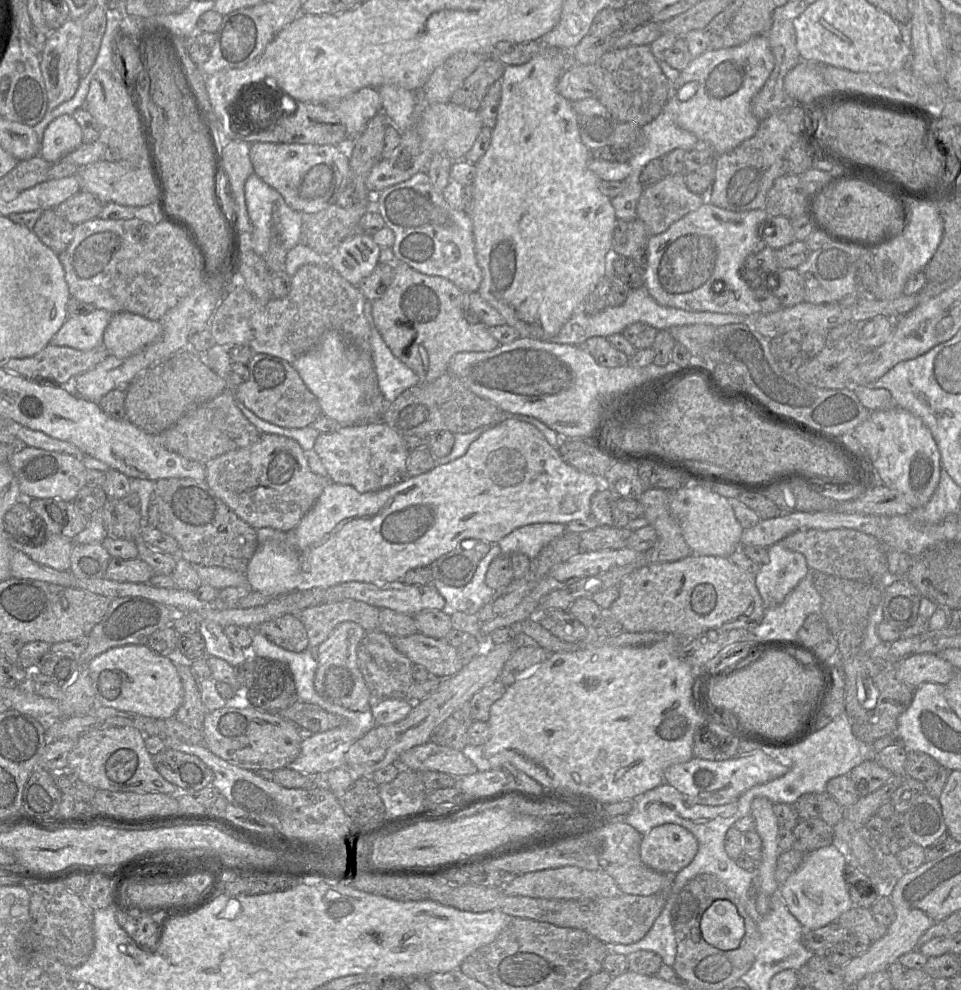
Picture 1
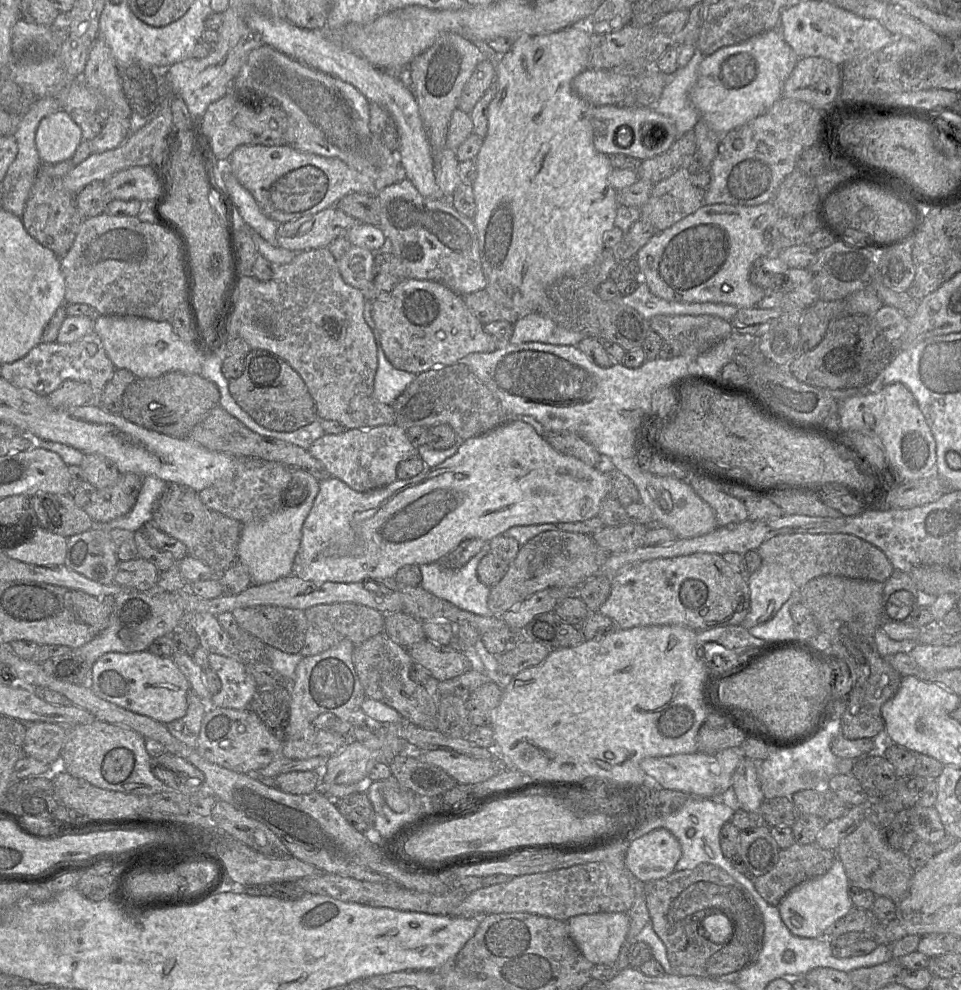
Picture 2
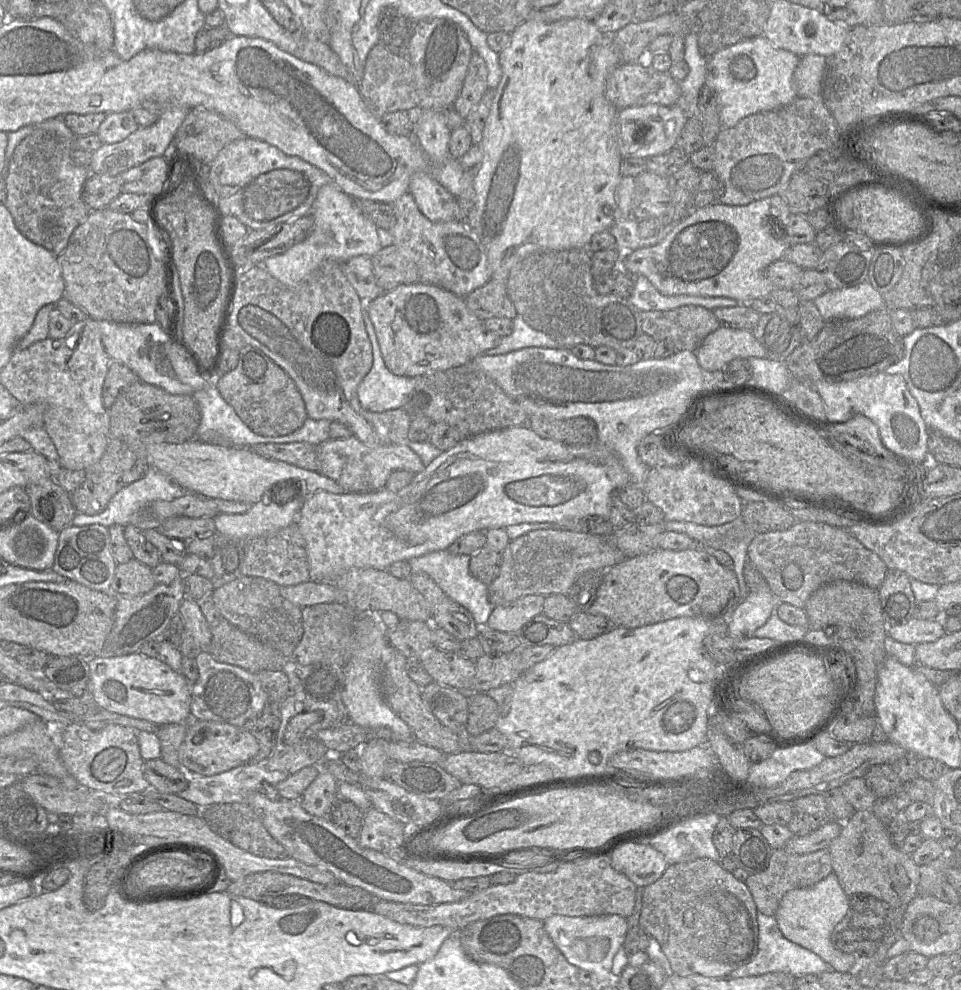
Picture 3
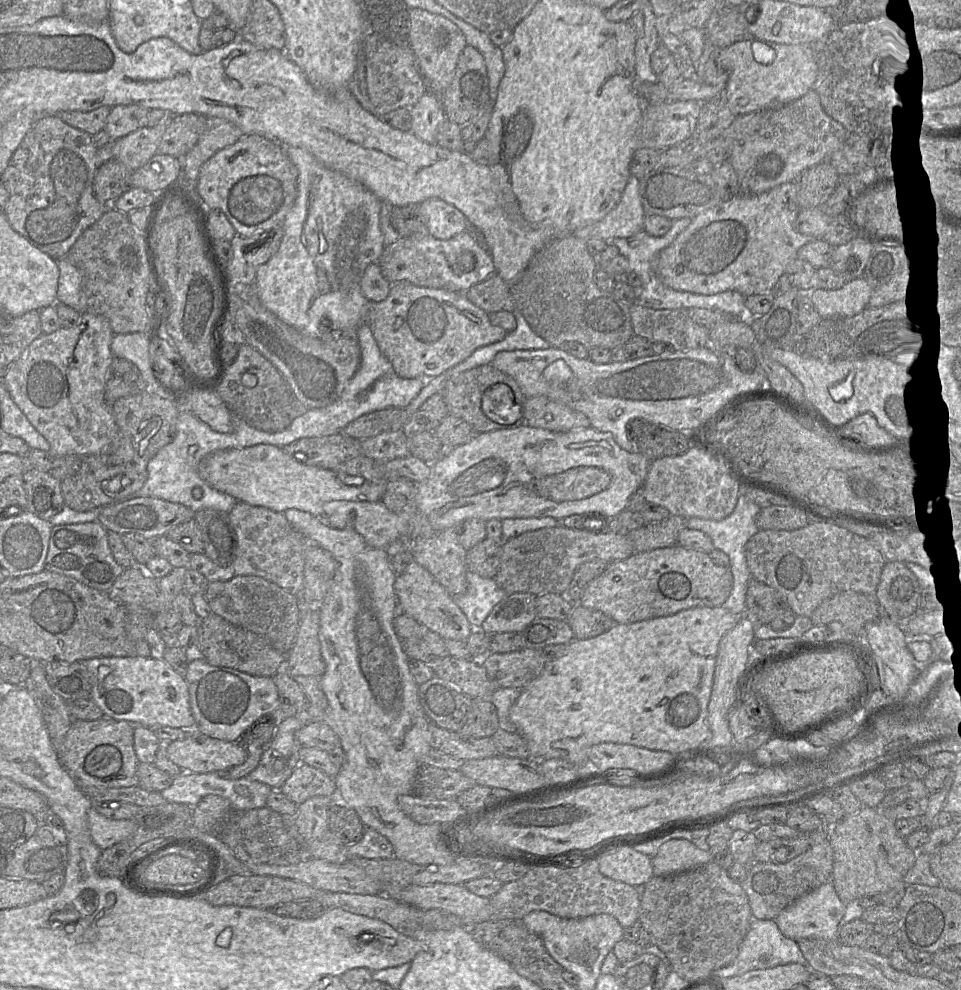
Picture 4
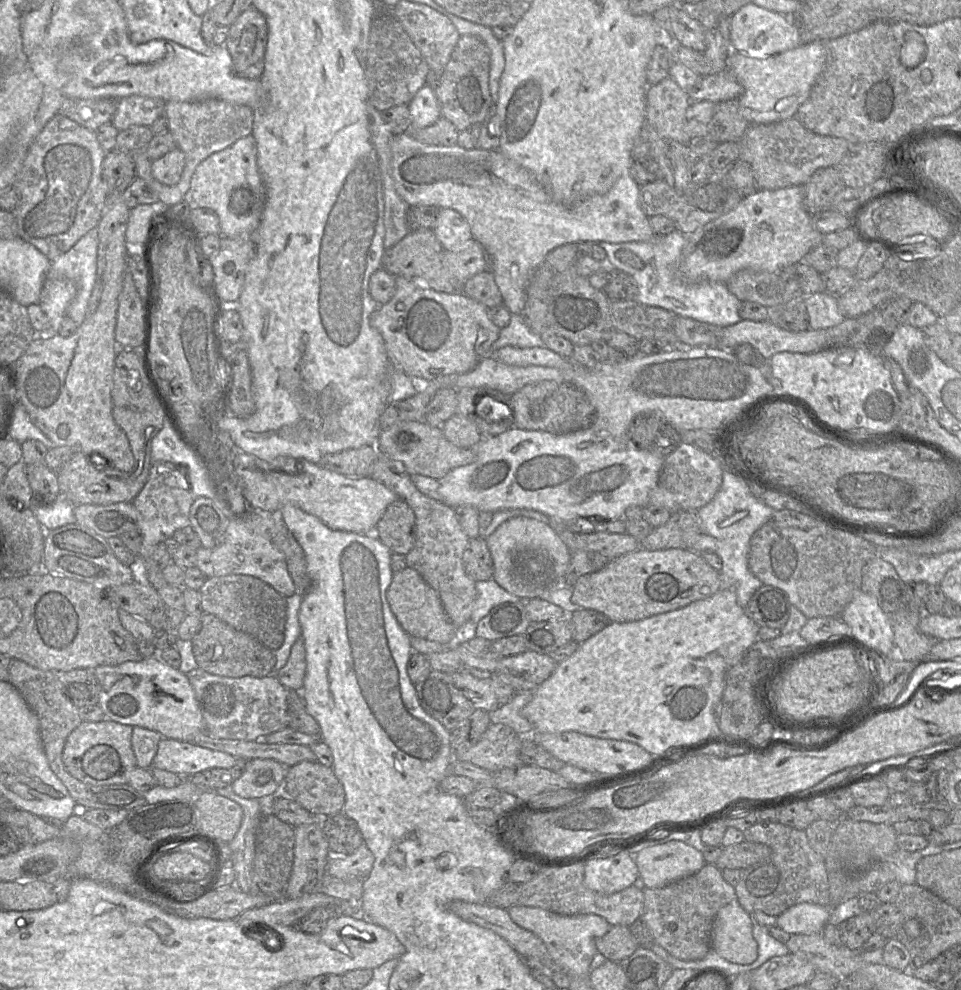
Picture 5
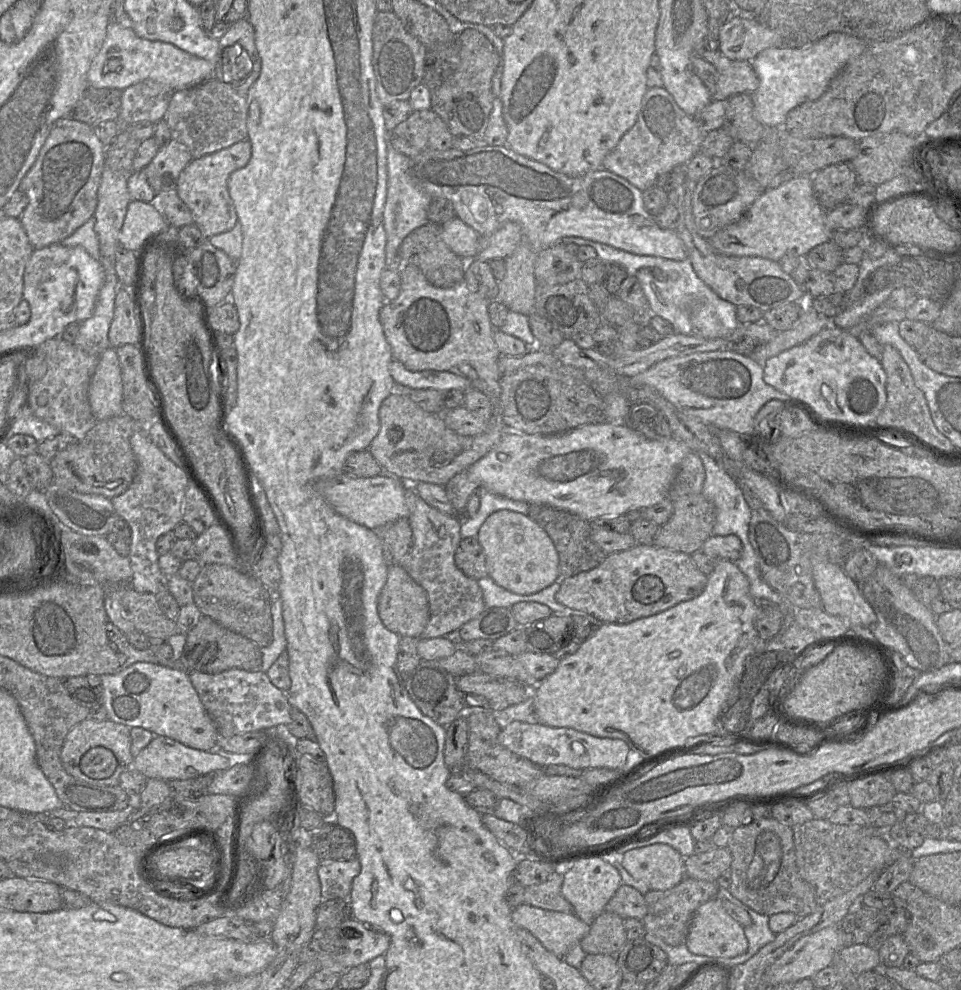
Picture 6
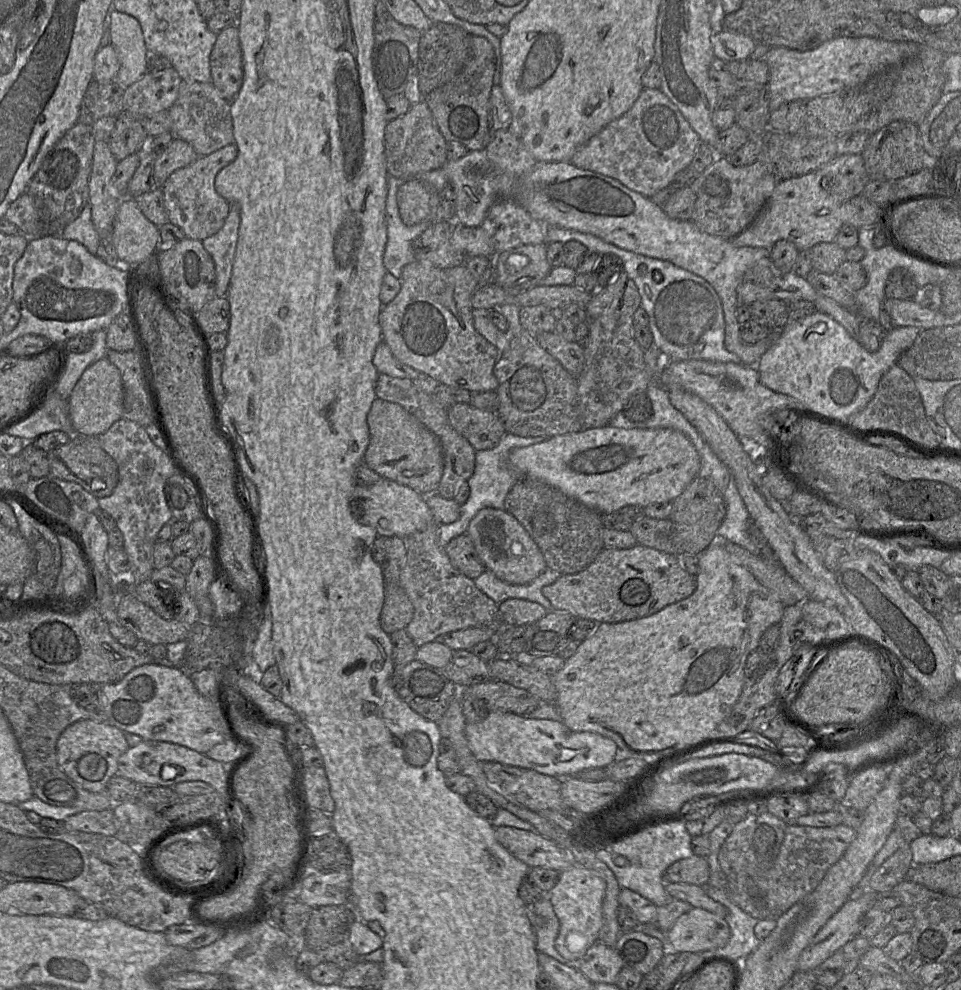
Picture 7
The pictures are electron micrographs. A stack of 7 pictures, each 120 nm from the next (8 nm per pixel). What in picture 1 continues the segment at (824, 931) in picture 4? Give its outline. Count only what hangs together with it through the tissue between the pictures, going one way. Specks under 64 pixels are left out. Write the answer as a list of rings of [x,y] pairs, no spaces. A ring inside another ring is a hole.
[[[838,843],[804,854],[804,861],[780,886],[779,892],[790,913],[804,929],[814,930],[837,921],[853,906],[845,880],[845,868],[849,858]]]

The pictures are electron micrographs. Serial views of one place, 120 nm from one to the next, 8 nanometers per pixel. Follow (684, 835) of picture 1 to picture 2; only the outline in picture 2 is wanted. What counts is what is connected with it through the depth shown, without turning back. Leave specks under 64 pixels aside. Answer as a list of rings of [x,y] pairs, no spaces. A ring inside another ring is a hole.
[[[658,828],[630,841],[625,866],[636,879],[647,883],[673,873],[681,854],[677,838],[669,830]]]

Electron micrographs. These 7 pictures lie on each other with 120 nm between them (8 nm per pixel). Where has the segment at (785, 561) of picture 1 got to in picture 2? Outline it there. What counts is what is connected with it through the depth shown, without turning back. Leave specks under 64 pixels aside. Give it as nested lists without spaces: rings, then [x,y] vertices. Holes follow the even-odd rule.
[[[762,564],[753,574],[746,576],[750,607],[740,625],[749,630],[771,620],[796,586],[789,572],[779,564]]]

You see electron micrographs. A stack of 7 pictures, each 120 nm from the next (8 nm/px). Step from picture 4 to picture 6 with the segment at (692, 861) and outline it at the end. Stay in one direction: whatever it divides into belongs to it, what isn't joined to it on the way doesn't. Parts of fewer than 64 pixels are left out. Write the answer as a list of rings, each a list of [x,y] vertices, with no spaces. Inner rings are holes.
[[[654,844],[630,850],[623,855],[622,866],[635,880],[647,885],[650,891],[671,889],[686,878],[685,858],[667,844]]]

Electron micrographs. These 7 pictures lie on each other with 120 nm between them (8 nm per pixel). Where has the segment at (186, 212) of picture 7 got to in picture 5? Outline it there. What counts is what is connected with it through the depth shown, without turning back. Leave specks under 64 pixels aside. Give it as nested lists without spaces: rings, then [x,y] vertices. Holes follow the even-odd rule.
[[[253,135],[240,138],[203,160],[192,175],[188,197],[194,206],[211,209],[218,215],[221,237],[248,238],[259,226],[266,202],[265,185],[257,166],[257,143]]]

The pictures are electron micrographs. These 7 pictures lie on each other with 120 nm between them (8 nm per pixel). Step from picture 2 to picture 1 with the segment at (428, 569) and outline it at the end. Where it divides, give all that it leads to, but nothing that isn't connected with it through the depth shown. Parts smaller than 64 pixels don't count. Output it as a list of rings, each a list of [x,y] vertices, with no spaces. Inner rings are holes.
[[[498,543],[492,545],[489,552],[479,562],[473,578],[465,586],[453,587],[439,580],[432,580],[432,585],[444,598],[448,611],[476,615],[491,600],[494,590],[485,583],[485,576],[491,561],[501,554],[502,550]]]

